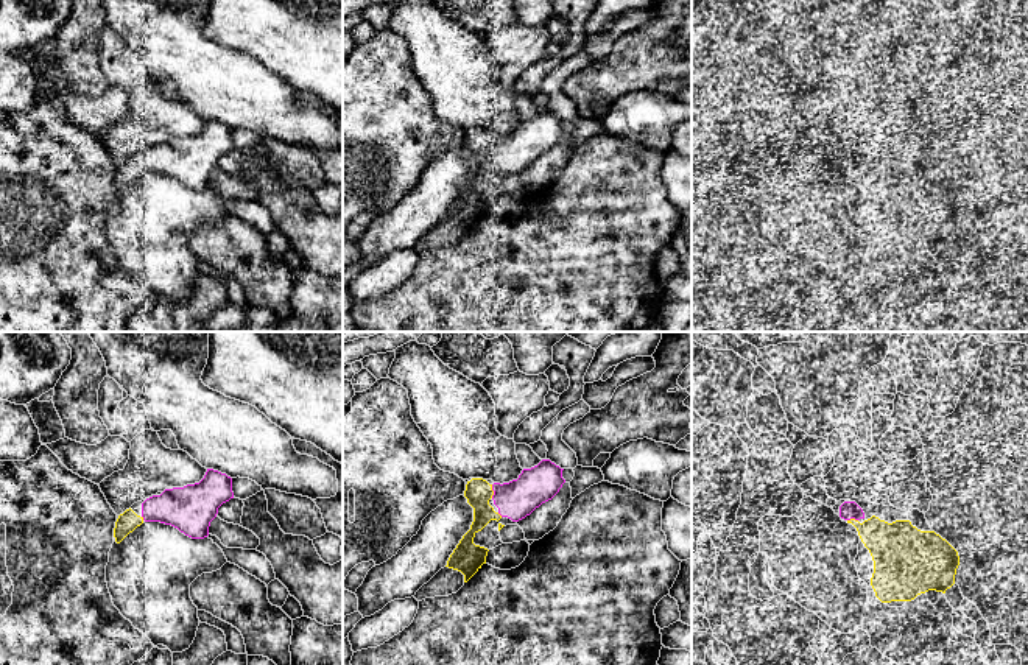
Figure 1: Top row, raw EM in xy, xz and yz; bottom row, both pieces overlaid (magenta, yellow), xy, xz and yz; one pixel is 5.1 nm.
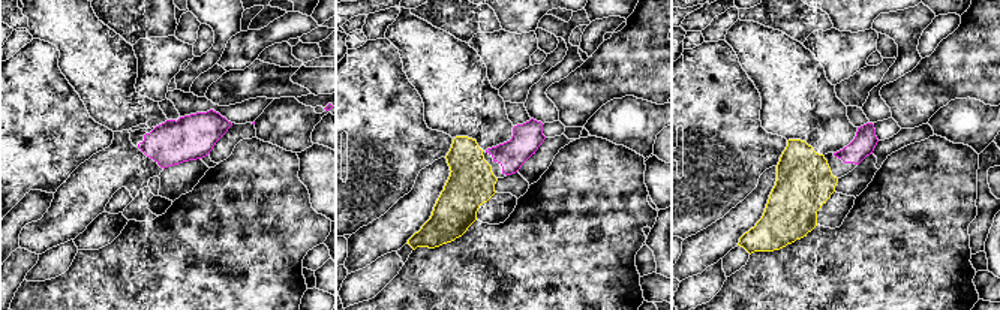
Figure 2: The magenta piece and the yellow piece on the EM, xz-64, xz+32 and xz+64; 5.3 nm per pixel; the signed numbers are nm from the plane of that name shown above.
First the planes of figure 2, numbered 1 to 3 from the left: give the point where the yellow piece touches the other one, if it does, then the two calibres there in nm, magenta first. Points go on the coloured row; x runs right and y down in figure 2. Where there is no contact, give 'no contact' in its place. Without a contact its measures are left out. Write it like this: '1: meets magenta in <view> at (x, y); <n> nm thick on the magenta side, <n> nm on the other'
1: no contact
2: no contact
3: no contact

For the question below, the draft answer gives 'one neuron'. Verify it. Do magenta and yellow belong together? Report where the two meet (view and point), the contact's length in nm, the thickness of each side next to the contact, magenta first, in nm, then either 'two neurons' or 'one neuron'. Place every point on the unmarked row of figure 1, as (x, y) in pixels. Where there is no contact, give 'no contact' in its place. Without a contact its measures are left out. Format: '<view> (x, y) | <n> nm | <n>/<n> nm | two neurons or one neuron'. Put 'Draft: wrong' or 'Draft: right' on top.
Draft: right
xz (492, 140) | 70 nm | 200/140 nm | one neuron

